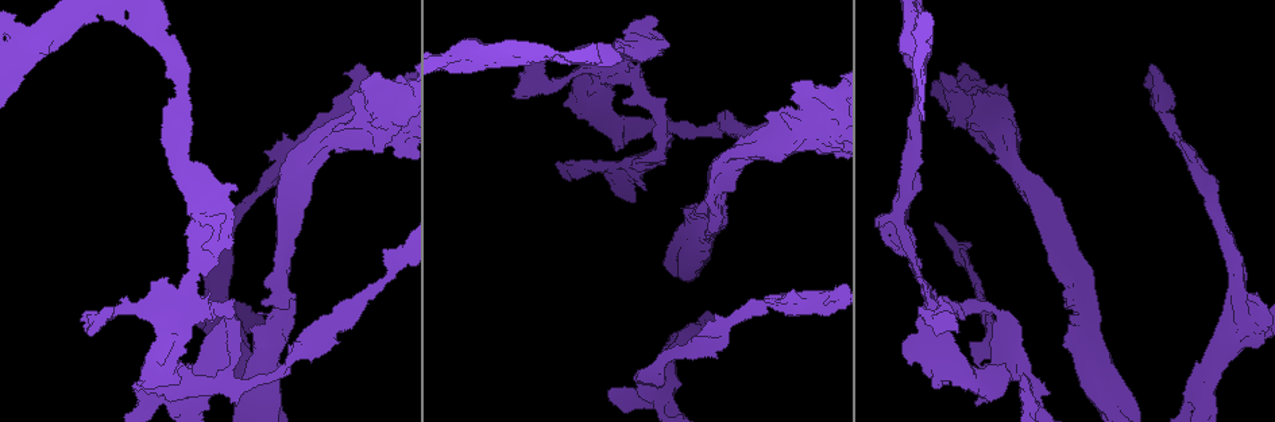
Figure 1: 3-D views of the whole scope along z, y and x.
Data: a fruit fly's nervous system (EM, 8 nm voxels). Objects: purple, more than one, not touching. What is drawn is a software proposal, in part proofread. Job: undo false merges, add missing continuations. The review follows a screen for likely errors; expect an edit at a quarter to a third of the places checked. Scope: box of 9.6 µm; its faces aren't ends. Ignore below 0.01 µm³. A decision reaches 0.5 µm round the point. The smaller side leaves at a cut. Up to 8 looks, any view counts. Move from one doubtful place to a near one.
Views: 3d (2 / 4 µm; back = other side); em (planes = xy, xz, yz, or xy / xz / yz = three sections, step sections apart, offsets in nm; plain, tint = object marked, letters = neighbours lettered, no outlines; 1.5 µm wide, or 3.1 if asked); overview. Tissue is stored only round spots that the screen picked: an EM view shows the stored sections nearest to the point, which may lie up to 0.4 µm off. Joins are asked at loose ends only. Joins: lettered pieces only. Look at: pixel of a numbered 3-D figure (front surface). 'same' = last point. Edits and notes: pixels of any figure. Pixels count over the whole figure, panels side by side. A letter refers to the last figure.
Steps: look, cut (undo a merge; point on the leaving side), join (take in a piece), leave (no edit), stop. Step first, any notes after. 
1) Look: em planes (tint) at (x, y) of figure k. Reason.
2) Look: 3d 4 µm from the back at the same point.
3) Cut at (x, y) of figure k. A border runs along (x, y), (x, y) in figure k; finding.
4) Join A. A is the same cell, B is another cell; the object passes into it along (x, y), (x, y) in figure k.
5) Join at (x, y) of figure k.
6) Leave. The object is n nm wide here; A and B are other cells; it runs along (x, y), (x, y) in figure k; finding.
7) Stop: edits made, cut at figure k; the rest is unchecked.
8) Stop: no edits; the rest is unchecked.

Look: 3d 4 µm at (230, 321) of figure 1. Touches itself.

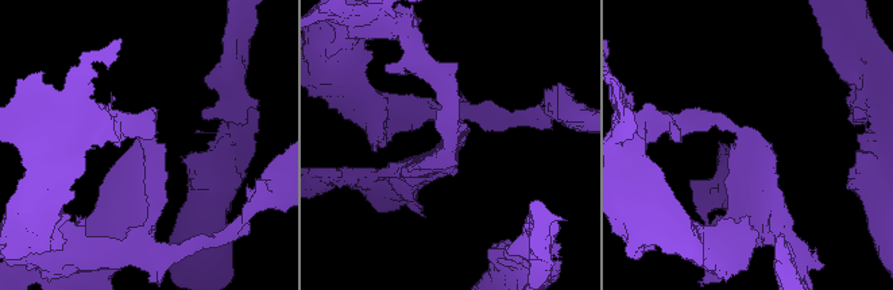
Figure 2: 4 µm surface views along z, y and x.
Look: em planes (letters) at (447, 134) of figure 2. Shape alone is not enough.

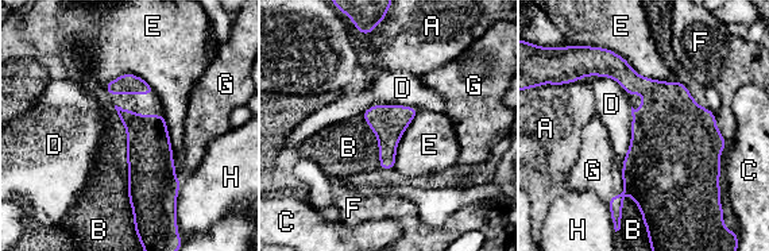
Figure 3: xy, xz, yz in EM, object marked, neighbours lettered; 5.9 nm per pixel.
Leave. The object is 260 nm wide here; the longest contact is with B, 700 nm; A, B, C, D, E, F, G and H are other cells; all the same neuron.

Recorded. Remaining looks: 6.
Look: 3d 4 µm at (543, 79) of figure 1. Sudden change in width.

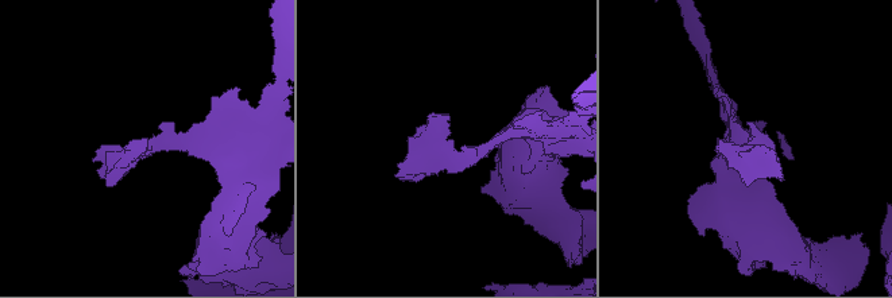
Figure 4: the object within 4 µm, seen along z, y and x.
Look: em planes (letters) at (752, 147) of figure 4.

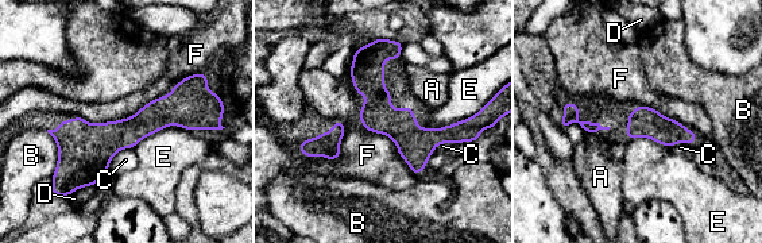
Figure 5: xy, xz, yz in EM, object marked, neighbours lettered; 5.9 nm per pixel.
Leave. The object is 190 nm wide here; A, B, C, D, E and F are other cells; it runs along (198, 122), (154, 116), (58, 174) in figure 5; one neuron here.

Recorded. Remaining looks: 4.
Look: 3d 2 µm at (616, 129) of figure 1. Arms part here.

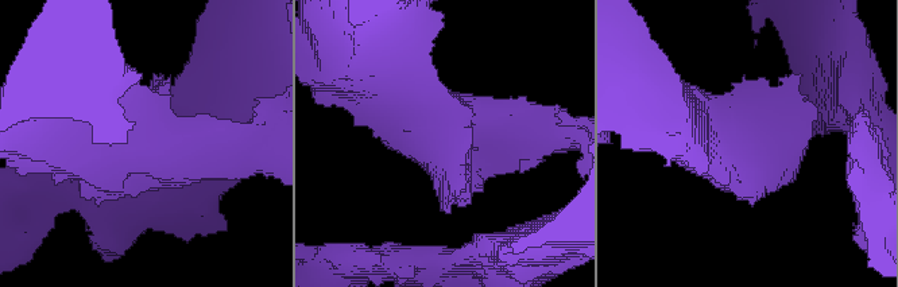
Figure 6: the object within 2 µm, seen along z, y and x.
Look: em xz step 8 (tint) at (745, 152) of figure 6. Now the EM.

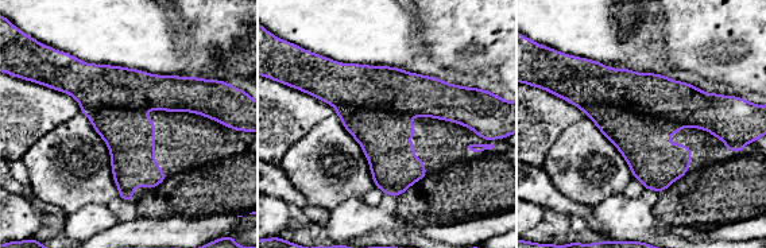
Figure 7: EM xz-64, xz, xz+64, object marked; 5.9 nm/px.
Look: em planes (letters) at the same point.

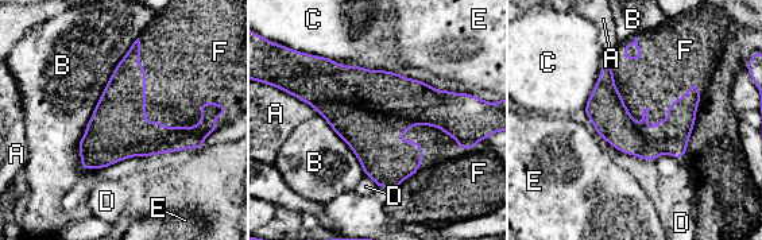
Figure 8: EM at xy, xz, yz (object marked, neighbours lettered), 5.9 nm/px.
Leave. A, B, C, D, E and F are other cells; a border runs along (138, 38), (144, 117), (207, 120) in figure 8; continuous, no second neuron.

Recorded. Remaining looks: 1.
Stop: no edits; the rest is unchecked.

